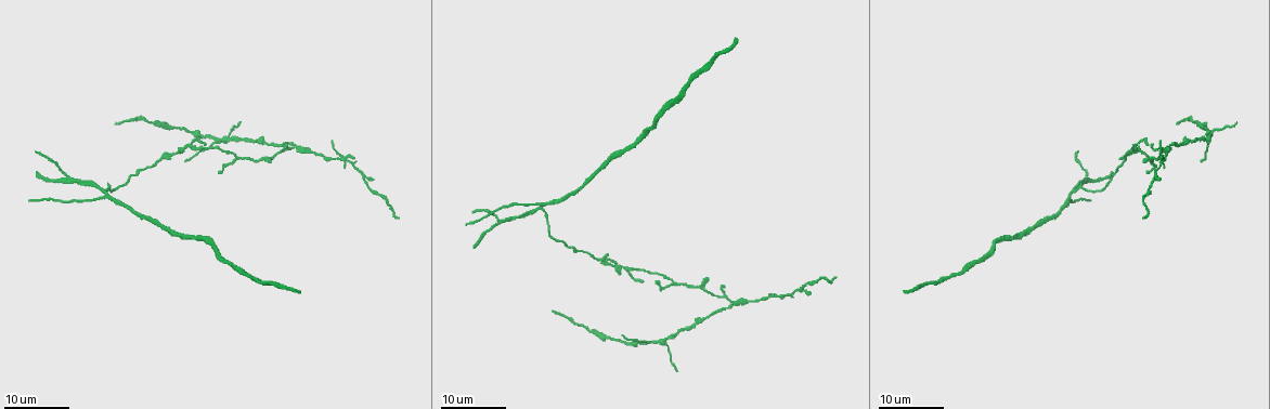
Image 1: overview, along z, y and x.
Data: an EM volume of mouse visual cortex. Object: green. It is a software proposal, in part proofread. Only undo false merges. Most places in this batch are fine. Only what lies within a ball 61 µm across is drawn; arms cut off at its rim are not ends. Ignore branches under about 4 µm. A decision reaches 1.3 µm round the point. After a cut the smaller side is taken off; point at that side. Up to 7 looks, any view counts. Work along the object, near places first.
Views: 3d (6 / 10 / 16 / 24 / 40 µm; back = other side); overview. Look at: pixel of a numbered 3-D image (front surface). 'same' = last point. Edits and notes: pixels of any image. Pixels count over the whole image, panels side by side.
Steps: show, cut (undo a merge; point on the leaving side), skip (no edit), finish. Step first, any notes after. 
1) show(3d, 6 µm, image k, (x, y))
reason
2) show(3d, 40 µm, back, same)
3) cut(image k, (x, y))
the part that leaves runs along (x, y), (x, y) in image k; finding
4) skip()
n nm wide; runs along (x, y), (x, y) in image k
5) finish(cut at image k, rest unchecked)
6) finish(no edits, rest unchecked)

show(3d, 24 µm, image 1, (104, 192))
a fork

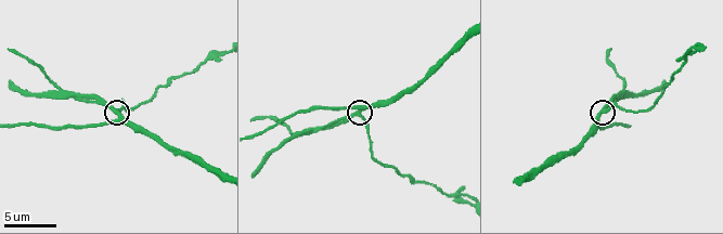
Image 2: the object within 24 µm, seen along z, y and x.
show(3d, 10 µm, image 2, (603, 112))

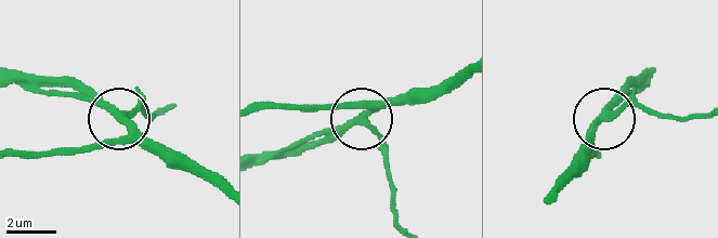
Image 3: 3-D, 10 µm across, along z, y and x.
skip()
270 nm wide; runs along (706, 117), (669, 119), (631, 106), (603, 115), (626, 78) in image 3; continuous, no second neuron

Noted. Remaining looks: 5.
show(3d, 10 µm, image 2, (56, 89))
four-way junction

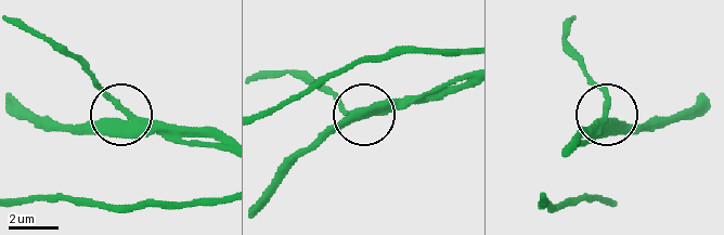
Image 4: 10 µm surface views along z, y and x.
skip()
side arm 7 µm; 4 arms; one neuron here

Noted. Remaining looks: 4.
show(3d, 24 µm, image 1, (296, 144))
side arm on a straight run

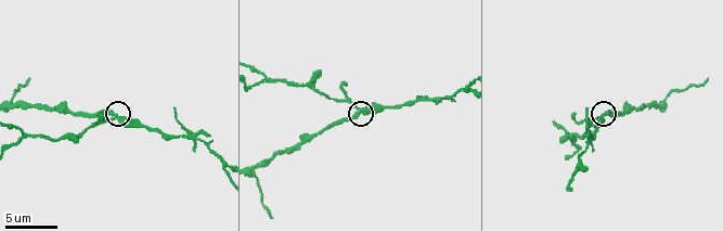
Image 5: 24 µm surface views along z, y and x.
show(3d, 6 µm, image 5, (119, 117))

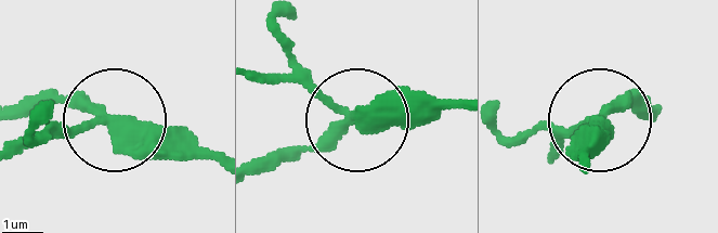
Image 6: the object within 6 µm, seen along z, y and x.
cut(image 6, (408, 128))
340 nm wide; two neurons meet here

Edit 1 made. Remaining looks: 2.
finish(cut at image 6, rest unchecked)

